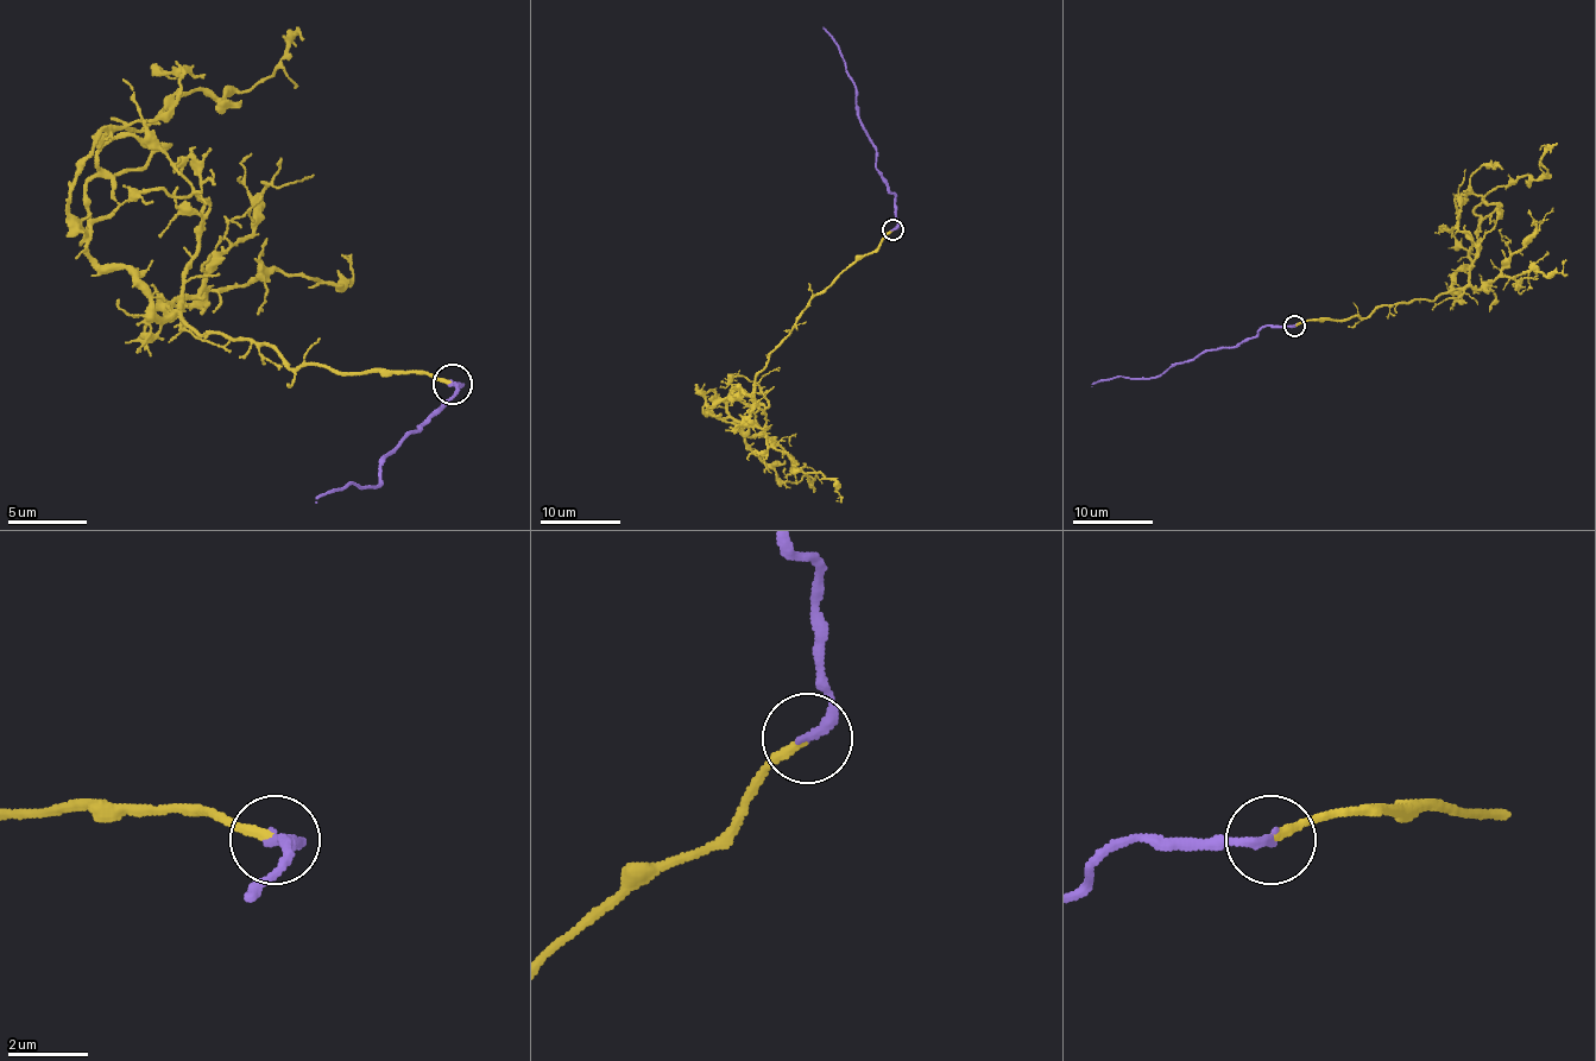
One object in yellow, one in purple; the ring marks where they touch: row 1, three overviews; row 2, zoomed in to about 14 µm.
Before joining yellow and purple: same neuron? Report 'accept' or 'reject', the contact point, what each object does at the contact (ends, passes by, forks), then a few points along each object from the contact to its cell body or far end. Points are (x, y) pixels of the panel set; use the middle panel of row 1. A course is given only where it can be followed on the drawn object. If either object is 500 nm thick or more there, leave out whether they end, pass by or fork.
accept | (893, 229) | yellow ends | purple ends | yellow via (893, 229), (809, 302), (751, 392), (706, 405), (740, 427), (783, 481), (818, 475) | purple via (893, 229), (896, 225), (894, 195), (876, 166), (876, 146), (860, 120), (853, 82), (841, 54), (824, 27)

